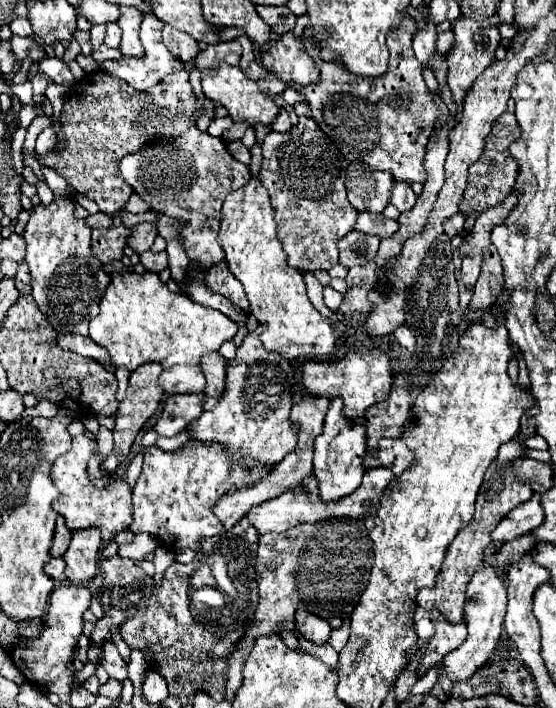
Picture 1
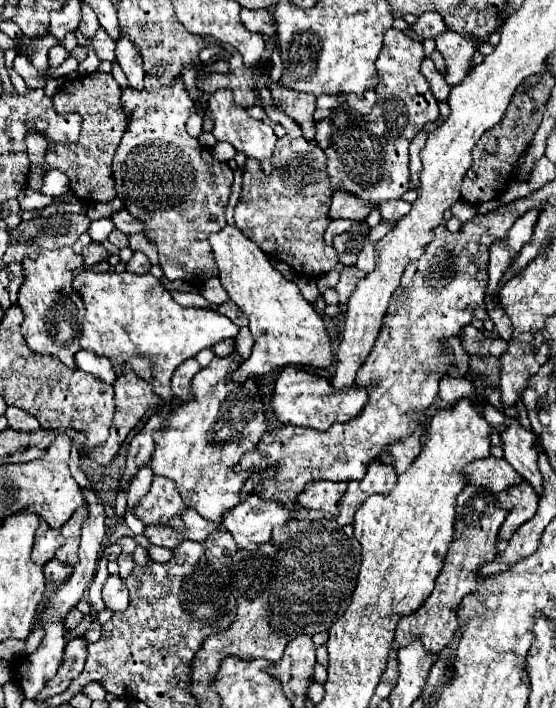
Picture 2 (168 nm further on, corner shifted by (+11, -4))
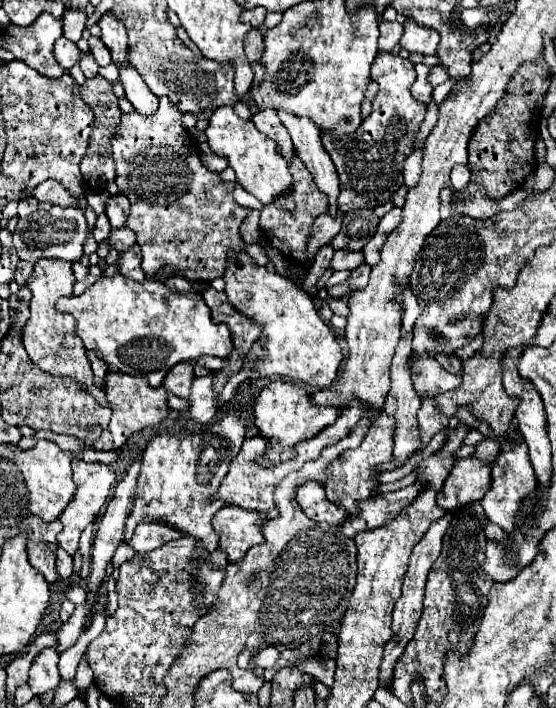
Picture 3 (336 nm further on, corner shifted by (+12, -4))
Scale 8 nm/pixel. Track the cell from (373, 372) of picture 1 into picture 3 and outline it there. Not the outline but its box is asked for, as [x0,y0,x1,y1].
[254,379,340,465]

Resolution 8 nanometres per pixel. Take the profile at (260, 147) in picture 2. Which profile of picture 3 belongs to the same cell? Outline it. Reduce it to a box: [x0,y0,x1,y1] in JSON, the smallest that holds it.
[206,107,292,203]

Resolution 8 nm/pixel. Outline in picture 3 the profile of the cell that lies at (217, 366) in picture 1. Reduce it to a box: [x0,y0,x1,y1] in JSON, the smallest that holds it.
[164,363,194,399]

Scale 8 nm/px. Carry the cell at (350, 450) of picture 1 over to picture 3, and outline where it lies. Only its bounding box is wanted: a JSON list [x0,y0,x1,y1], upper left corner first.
[296,481,348,525]

